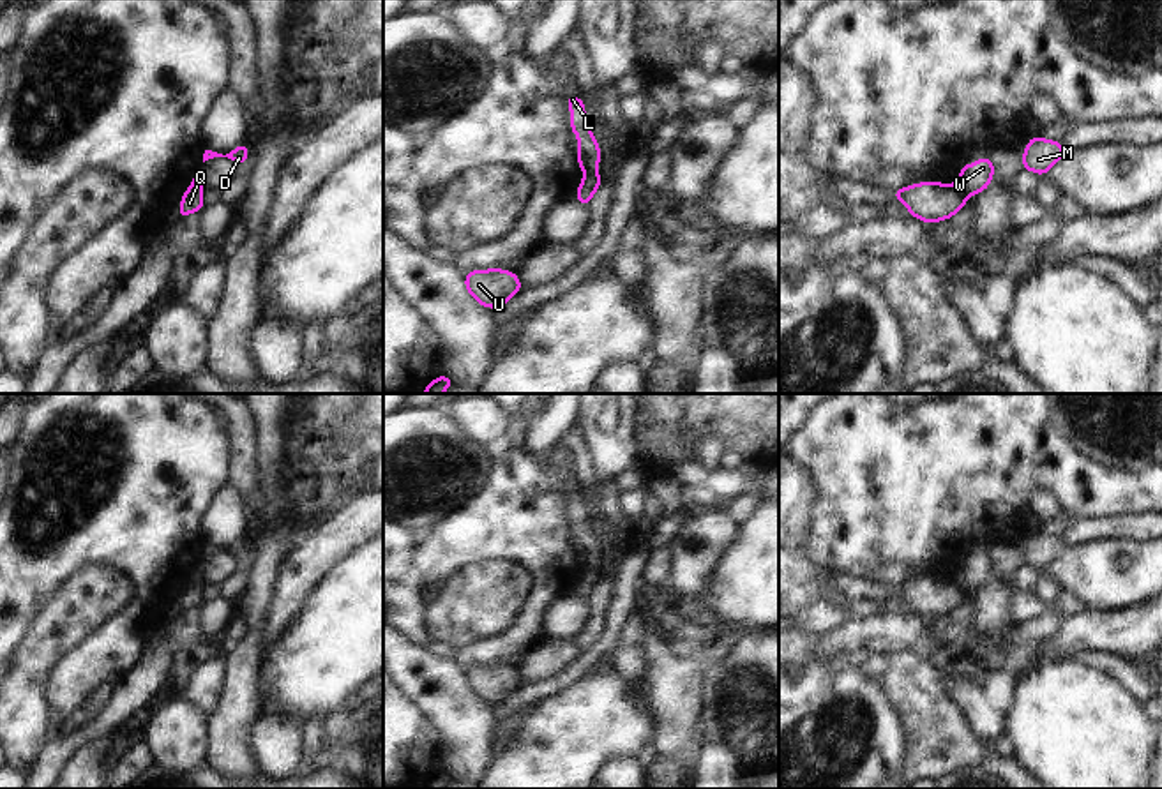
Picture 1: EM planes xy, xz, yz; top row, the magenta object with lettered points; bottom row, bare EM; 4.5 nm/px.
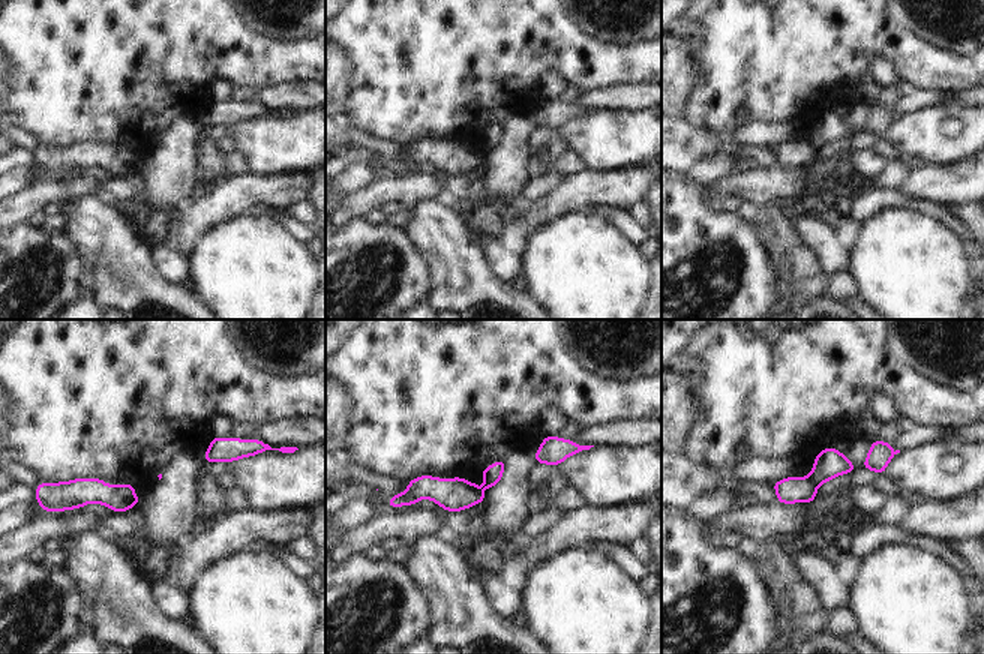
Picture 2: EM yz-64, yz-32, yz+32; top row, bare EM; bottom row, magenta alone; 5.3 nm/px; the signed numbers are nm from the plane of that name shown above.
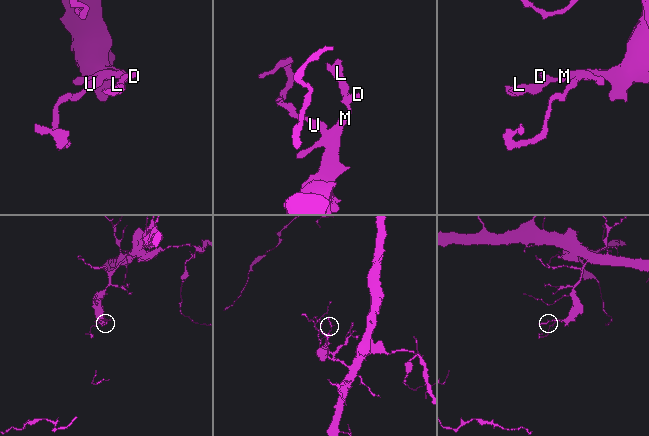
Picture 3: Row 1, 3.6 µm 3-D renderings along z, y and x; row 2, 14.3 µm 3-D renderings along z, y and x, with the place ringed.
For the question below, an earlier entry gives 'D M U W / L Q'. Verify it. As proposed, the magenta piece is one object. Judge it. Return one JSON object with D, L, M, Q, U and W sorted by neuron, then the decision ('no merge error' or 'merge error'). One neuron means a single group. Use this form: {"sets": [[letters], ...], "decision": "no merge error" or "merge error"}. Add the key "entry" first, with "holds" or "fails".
{"entry": "holds", "sets": [["D", "M", "U", "W"], ["L", "Q"]], "decision": "merge error"}

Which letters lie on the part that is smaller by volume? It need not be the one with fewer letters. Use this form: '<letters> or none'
L, Q

